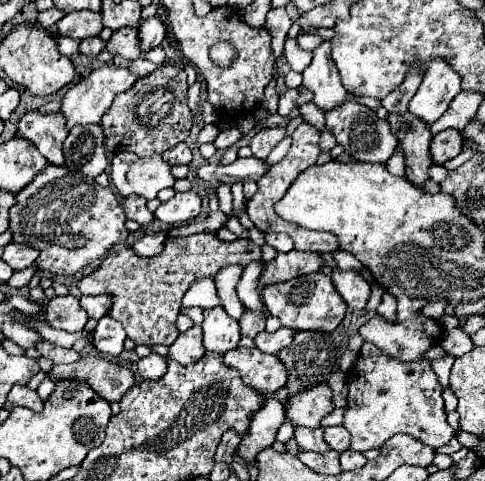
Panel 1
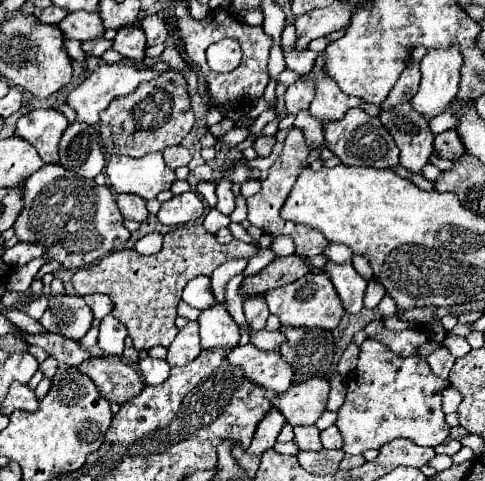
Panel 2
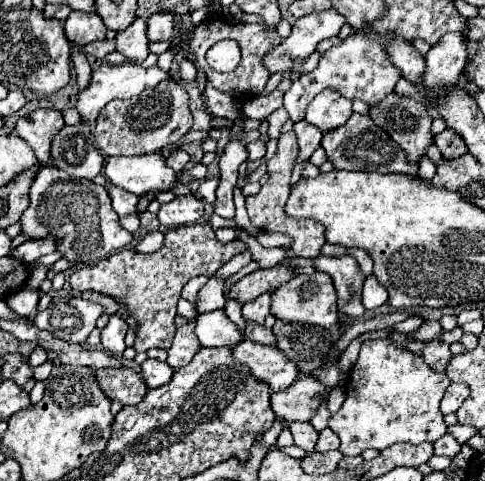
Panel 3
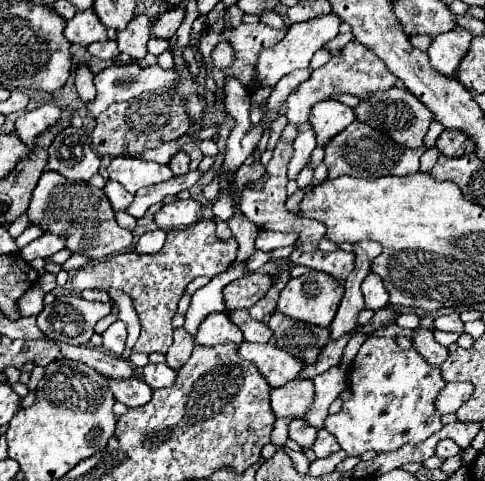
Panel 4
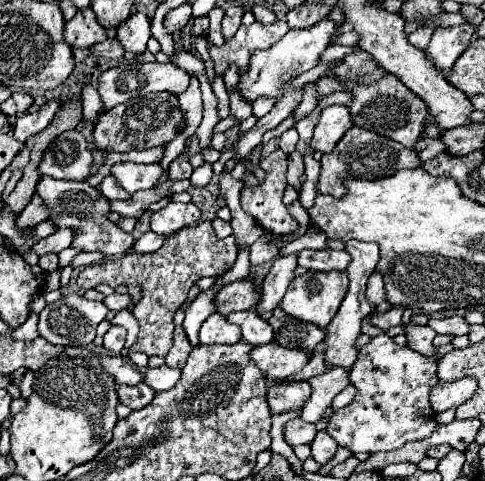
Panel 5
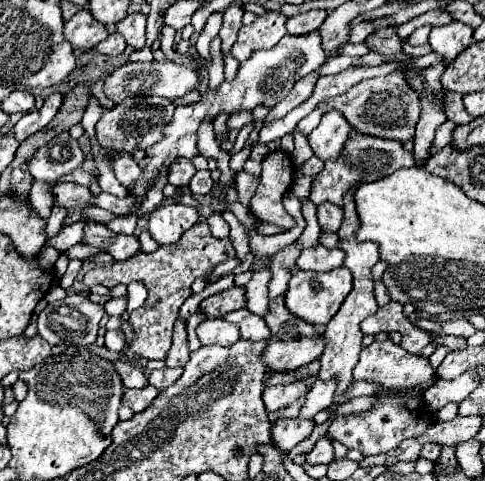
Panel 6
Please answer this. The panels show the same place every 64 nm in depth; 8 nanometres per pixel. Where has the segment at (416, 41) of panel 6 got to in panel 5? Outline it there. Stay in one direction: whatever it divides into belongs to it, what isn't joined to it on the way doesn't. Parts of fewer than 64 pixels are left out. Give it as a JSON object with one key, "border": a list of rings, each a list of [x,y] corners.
{"border":[[[434,26],[418,28],[416,32],[412,32],[412,34],[408,36],[408,42],[410,42],[412,46],[428,46],[428,42],[430,42],[430,36],[432,36],[432,32],[434,32]]]}

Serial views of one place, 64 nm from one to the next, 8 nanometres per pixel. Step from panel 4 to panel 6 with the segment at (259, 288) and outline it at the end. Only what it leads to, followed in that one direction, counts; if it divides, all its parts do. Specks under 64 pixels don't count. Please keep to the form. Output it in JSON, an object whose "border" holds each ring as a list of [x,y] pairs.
{"border":[[[234,286],[234,288],[228,288],[224,292],[218,292],[218,294],[210,296],[210,298],[206,298],[206,300],[202,300],[200,312],[206,318],[220,318],[220,316],[226,316],[228,312],[240,310],[244,306],[246,306],[244,288]]]}

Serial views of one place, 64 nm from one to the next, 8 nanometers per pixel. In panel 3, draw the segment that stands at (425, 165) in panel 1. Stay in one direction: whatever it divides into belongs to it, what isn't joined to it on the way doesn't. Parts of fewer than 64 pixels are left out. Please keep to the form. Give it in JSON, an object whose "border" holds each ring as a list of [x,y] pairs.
{"border":[[[390,92],[388,96],[384,96],[378,104],[372,104],[368,110],[368,116],[372,118],[372,122],[376,126],[380,126],[384,132],[390,132],[390,138],[394,142],[398,142],[406,152],[408,152],[408,160],[422,160],[424,158],[424,150],[434,142],[432,132],[430,132],[430,124],[432,124],[432,116],[426,108],[426,104],[418,102],[418,98],[412,96],[400,96],[396,92]]]}

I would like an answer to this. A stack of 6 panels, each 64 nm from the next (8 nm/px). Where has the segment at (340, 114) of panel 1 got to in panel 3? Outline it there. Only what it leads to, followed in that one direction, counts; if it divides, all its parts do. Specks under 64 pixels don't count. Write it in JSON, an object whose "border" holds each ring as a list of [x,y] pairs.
{"border":[[[352,114],[352,120],[344,124],[344,128],[336,128],[336,132],[326,132],[322,138],[322,148],[326,150],[328,160],[334,164],[334,170],[350,170],[350,172],[378,172],[378,174],[418,174],[418,164],[406,158],[406,152],[392,142],[392,138],[376,128],[368,116]]]}

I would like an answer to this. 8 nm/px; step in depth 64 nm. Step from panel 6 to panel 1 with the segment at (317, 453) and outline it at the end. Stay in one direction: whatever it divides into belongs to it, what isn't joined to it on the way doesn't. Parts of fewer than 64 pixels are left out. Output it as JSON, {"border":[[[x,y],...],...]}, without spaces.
{"border":[[[344,426],[326,428],[324,430],[324,440],[330,446],[330,450],[338,450],[338,452],[348,450],[348,444],[350,444],[350,436],[348,436],[348,430]]]}

